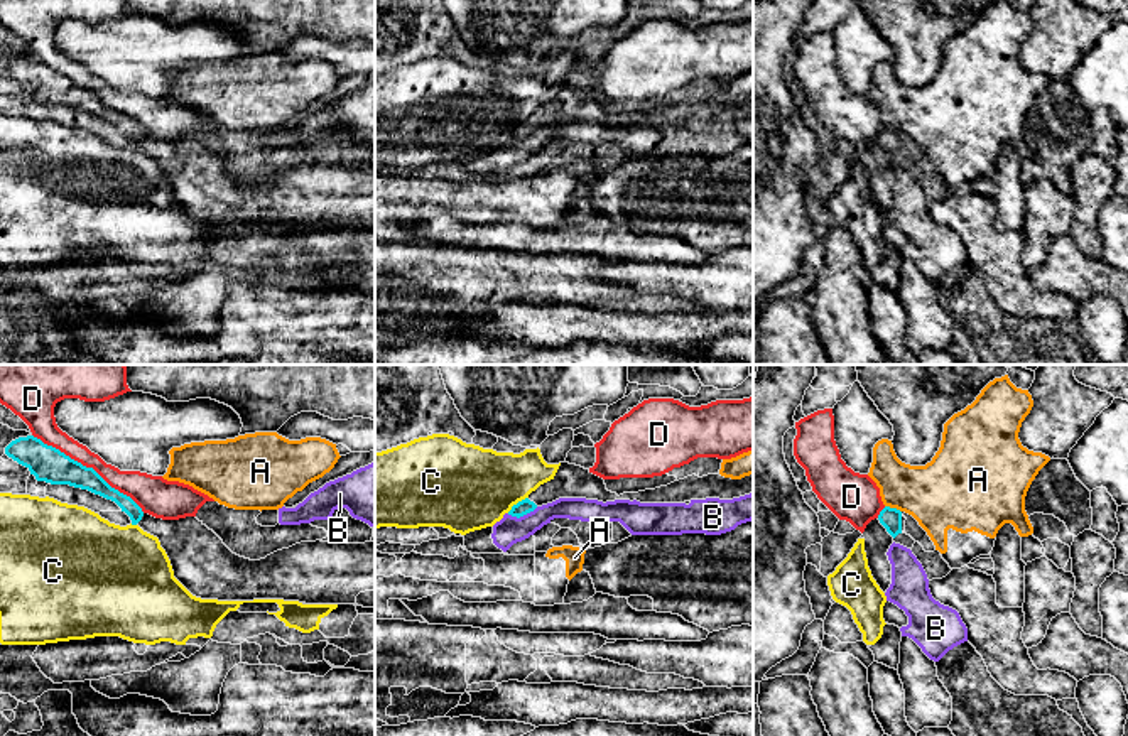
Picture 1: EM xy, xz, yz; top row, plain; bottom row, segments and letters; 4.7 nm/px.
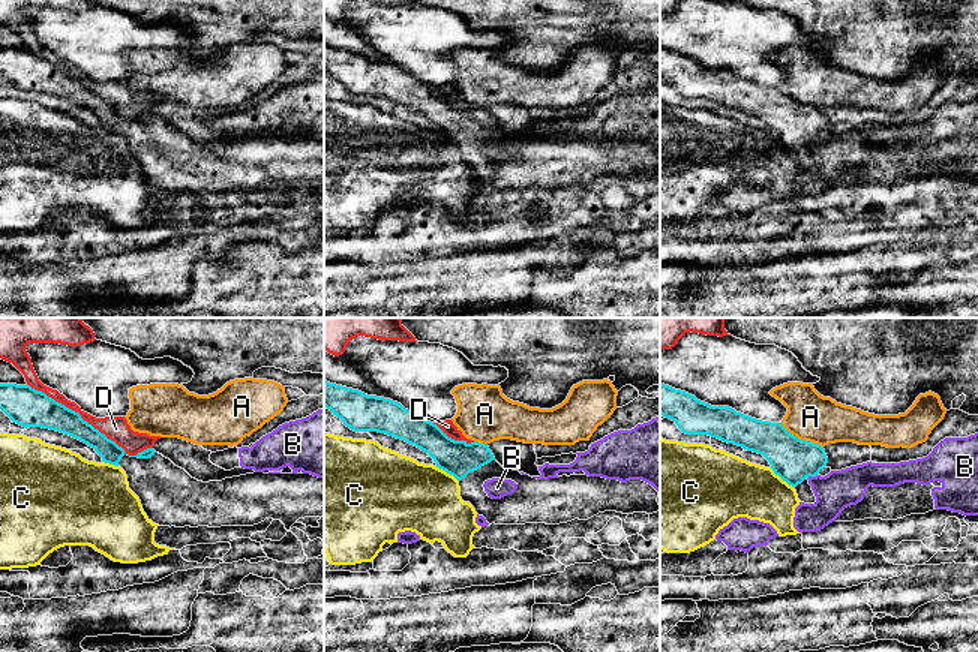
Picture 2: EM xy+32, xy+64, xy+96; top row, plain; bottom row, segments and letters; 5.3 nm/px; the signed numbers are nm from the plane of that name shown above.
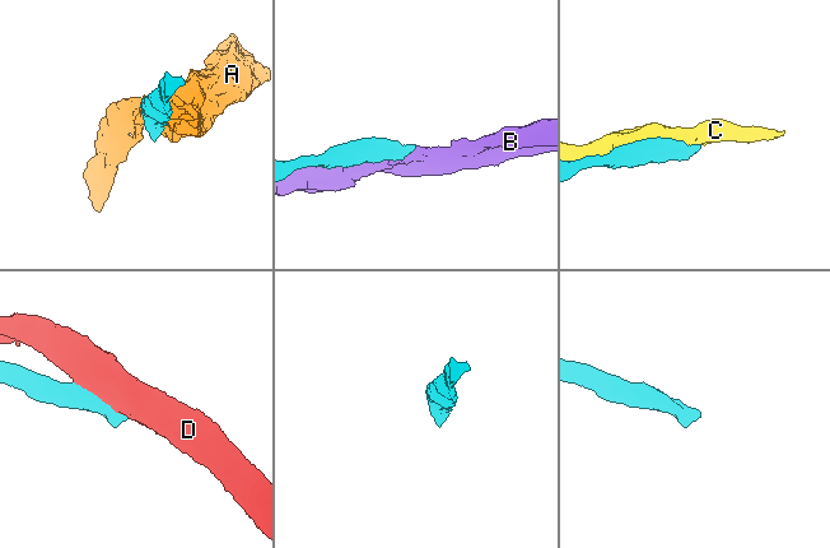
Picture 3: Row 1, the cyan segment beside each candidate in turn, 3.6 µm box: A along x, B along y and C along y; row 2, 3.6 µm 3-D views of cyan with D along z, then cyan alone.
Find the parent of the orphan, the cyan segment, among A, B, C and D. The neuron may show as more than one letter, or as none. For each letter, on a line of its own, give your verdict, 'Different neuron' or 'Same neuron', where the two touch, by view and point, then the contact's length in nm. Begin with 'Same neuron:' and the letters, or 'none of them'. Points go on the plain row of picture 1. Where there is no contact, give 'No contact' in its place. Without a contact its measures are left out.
Same neuron: none of them
A: Different neuron. Touches cyan at yz (894, 130). Shared border 90 nm
B: Different neuron. Touches cyan at xz (522, 137). Shared border 160 nm
C: Different neuron. Touches cyan at xz (519, 124). Shared border 130 nm
D: Different neuron. Touches cyan at xy (88, 90). Shared border 650 nm

